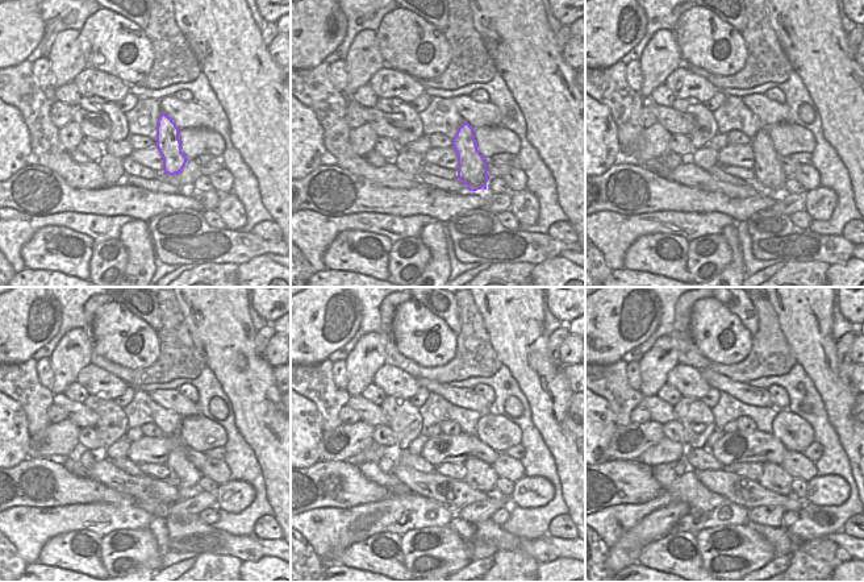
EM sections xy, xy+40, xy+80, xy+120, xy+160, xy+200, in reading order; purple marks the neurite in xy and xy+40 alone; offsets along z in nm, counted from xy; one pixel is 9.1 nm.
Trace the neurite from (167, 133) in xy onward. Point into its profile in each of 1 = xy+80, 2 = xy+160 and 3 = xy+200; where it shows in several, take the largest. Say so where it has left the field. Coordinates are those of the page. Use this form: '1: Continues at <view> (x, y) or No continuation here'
1: Continues at xy+80 (769, 177)
2: Continues at xy+160 (480, 476)
3: Continues at xy+200 (775, 478).

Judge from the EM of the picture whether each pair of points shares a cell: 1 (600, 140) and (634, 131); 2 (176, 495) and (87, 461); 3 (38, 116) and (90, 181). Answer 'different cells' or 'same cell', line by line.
1: different cells
2: different cells
3: same cell

